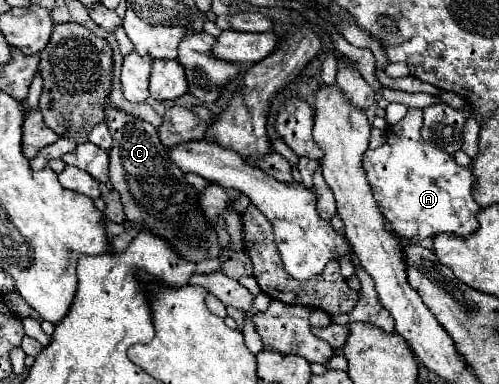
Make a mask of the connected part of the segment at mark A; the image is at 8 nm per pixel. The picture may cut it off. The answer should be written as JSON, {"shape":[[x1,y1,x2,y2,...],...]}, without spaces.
{"shape":[[409,108,405,118,399,120,395,126,389,128,387,140,383,146,375,150,365,150,363,154,363,170,367,176,367,182,373,190,373,198,377,200,381,212,385,218,393,224,393,230,409,240,423,240,429,236,435,236,439,232,451,232,457,236,469,236,479,228,477,224,477,212,479,204,471,196,473,186,473,174,469,168,455,164,453,156,445,154,431,142,421,140,421,124,423,124,423,110,421,108]]}

